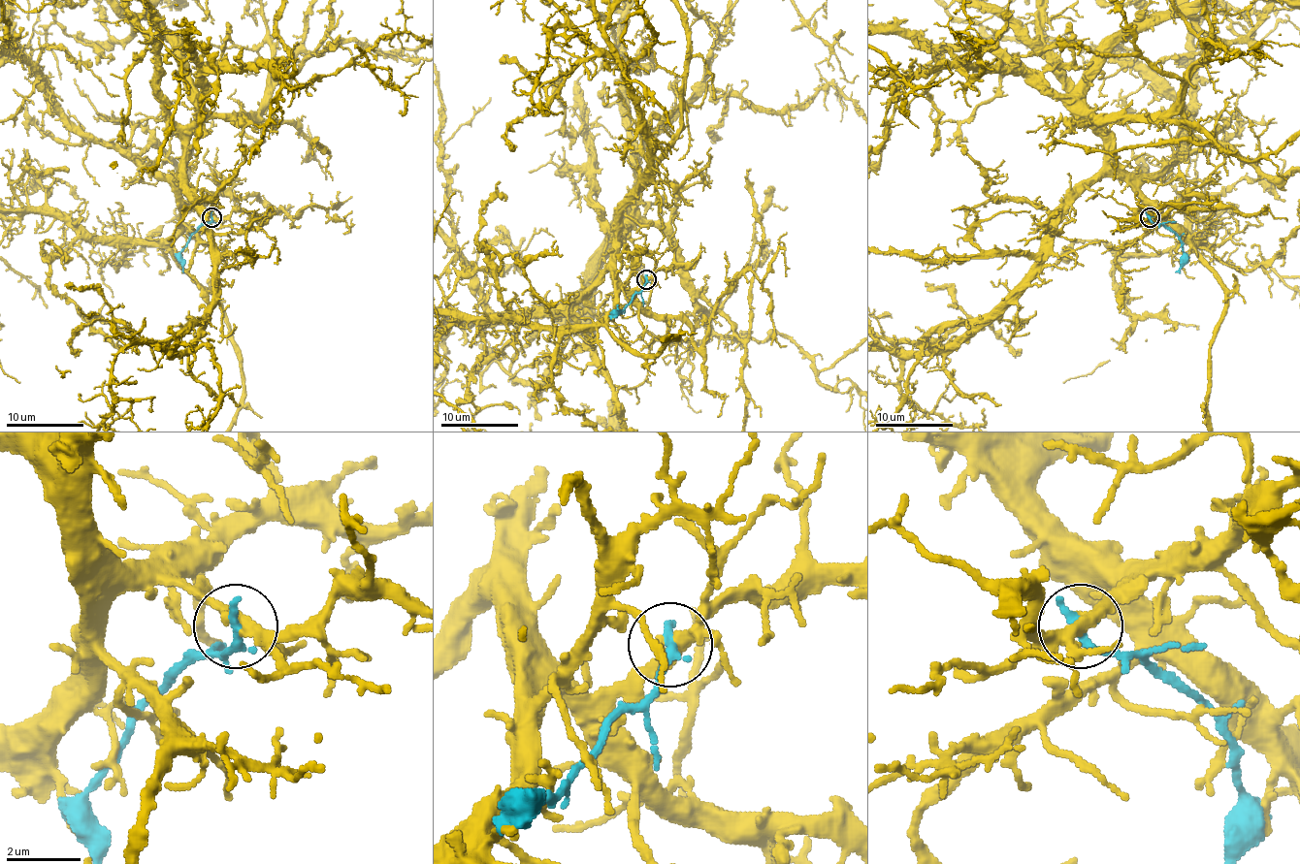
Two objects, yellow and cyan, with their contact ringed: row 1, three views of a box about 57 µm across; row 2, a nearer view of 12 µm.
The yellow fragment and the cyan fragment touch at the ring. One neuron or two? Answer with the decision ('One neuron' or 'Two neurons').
Two neurons

